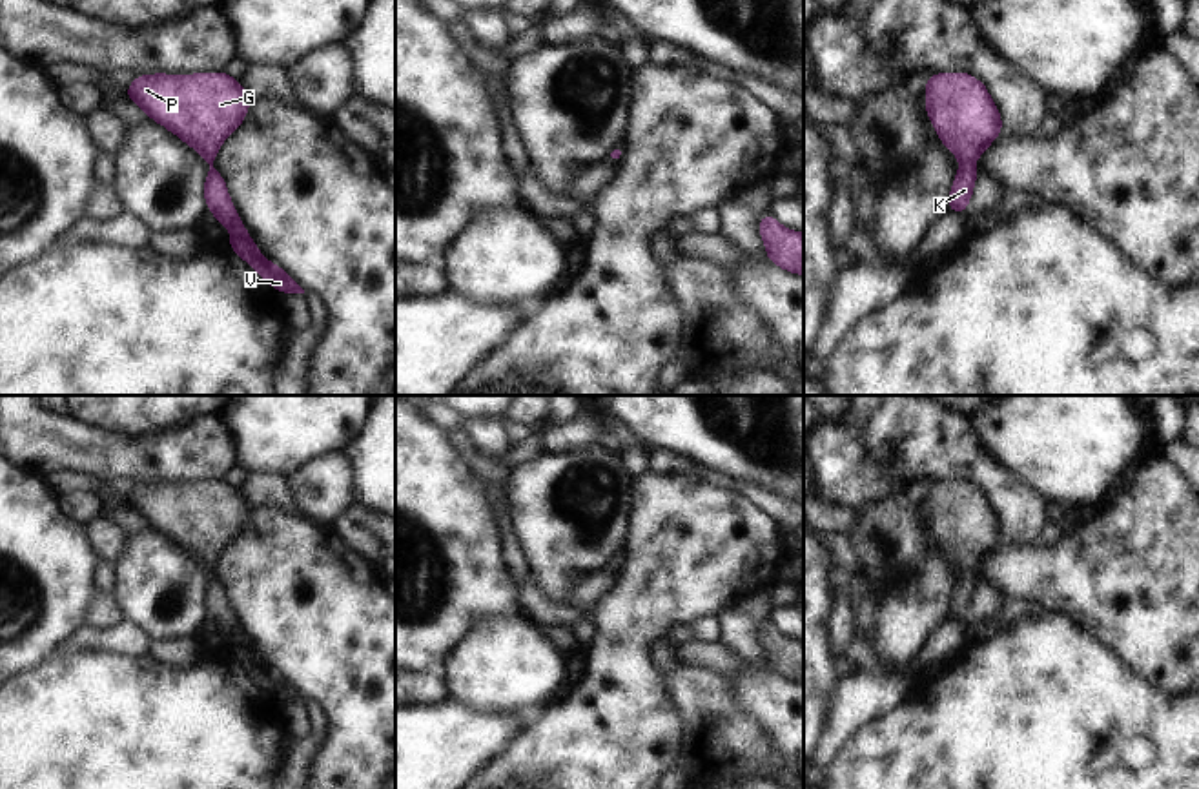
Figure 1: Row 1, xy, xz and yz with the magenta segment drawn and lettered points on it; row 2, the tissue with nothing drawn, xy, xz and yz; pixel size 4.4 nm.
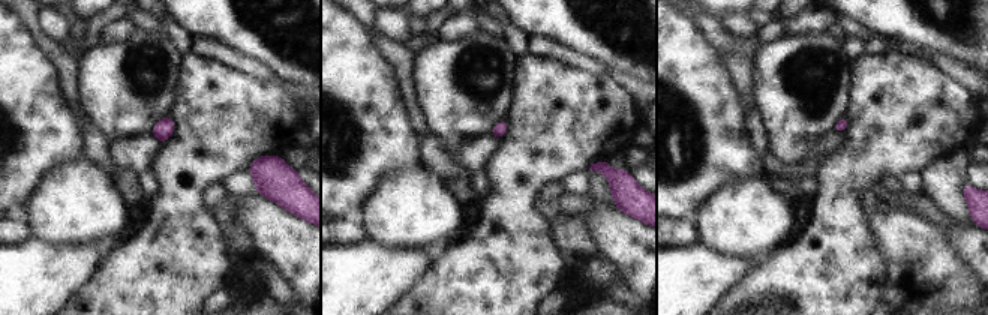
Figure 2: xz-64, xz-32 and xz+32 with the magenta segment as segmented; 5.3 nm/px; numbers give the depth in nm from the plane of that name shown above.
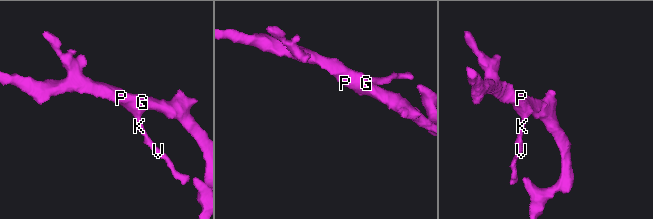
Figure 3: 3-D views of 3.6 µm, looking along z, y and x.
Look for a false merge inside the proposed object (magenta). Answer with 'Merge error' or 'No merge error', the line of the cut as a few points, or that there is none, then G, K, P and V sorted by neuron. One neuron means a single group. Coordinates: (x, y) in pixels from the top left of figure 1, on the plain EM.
No merge error. No split. Groups: G K P V.

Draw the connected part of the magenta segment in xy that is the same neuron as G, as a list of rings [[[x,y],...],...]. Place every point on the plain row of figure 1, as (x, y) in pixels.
[[[228,481],[182,483],[135,483],[135,490],[126,497],[126,505],[138,512],[151,528],[166,534],[188,554],[195,556],[210,579],[204,592],[204,605],[210,620],[222,634],[231,638],[228,652],[248,669],[282,702],[304,702],[304,698],[266,669],[242,634],[235,614],[228,605],[222,583],[213,576],[215,563],[224,547],[242,532],[251,507],[239,488]]]

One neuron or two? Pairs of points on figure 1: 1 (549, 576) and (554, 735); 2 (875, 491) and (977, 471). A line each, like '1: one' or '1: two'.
1: two
2: two

